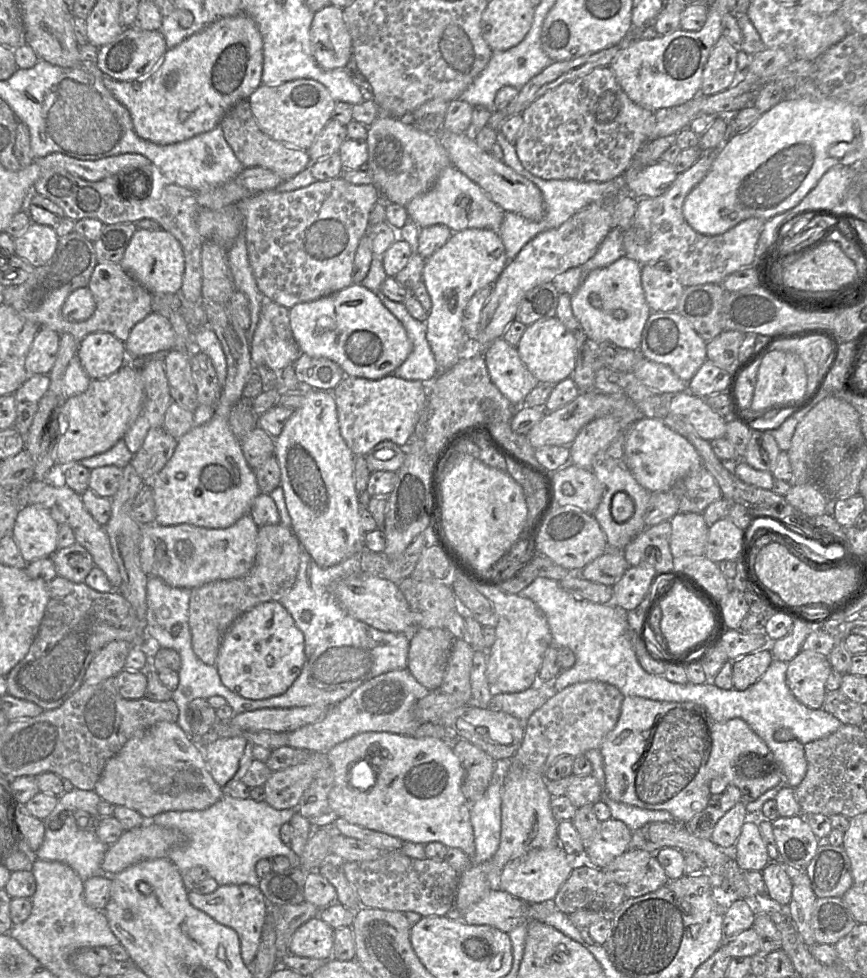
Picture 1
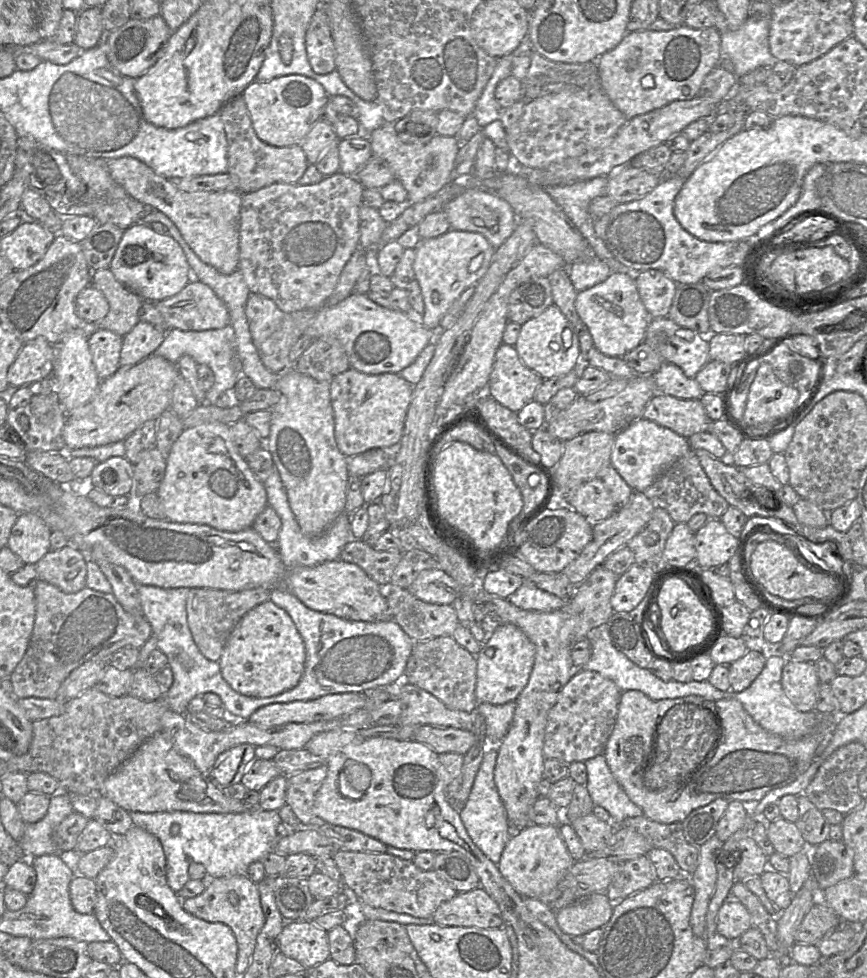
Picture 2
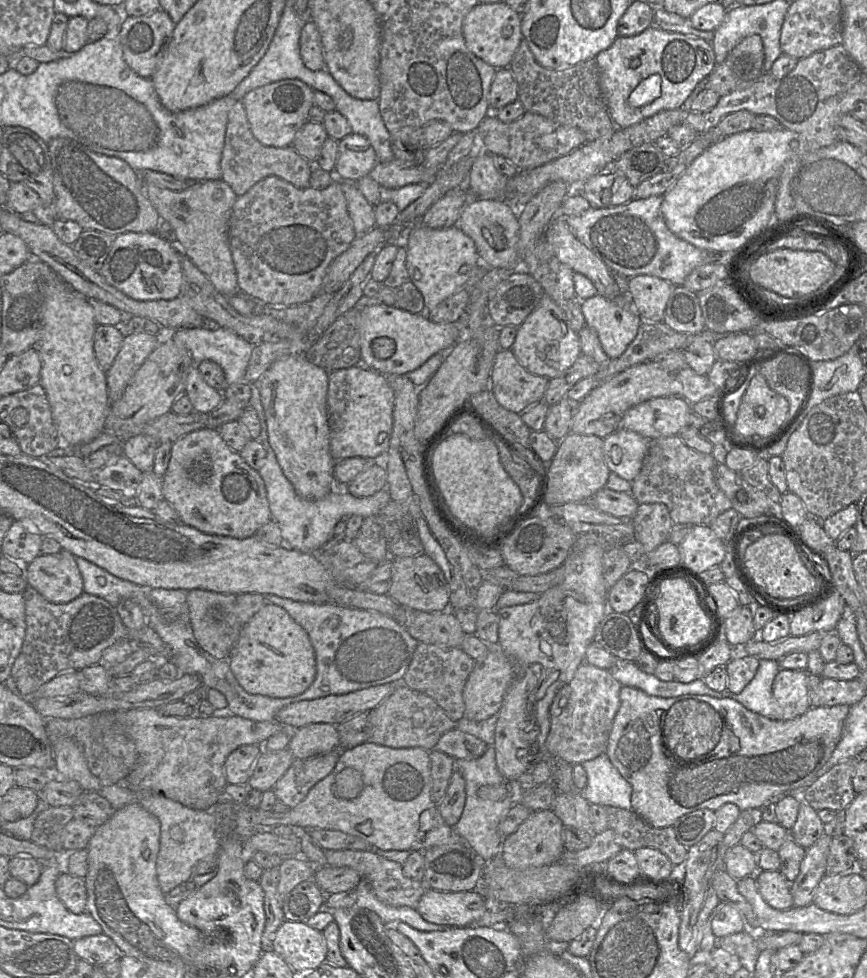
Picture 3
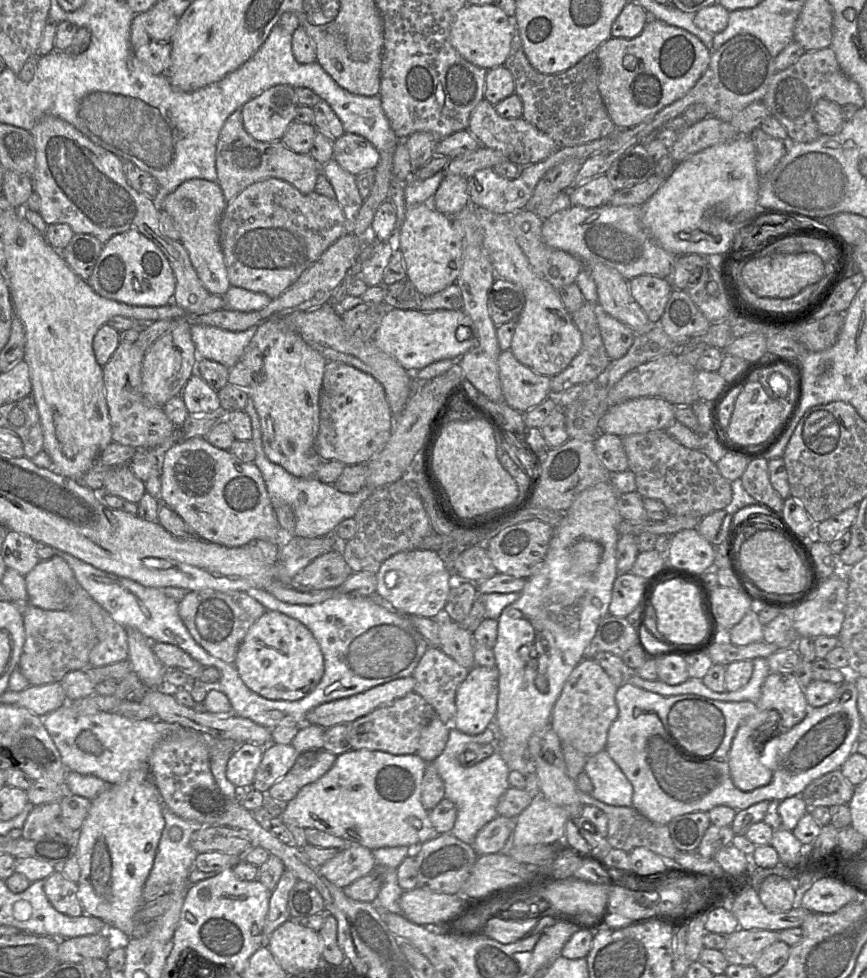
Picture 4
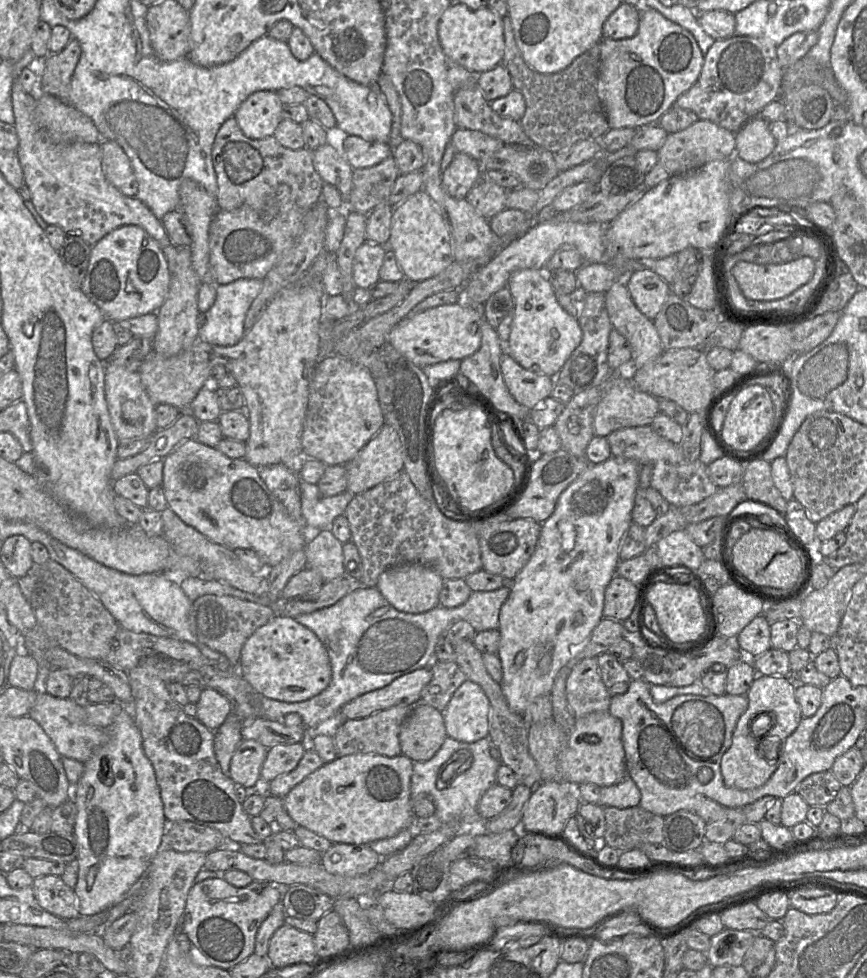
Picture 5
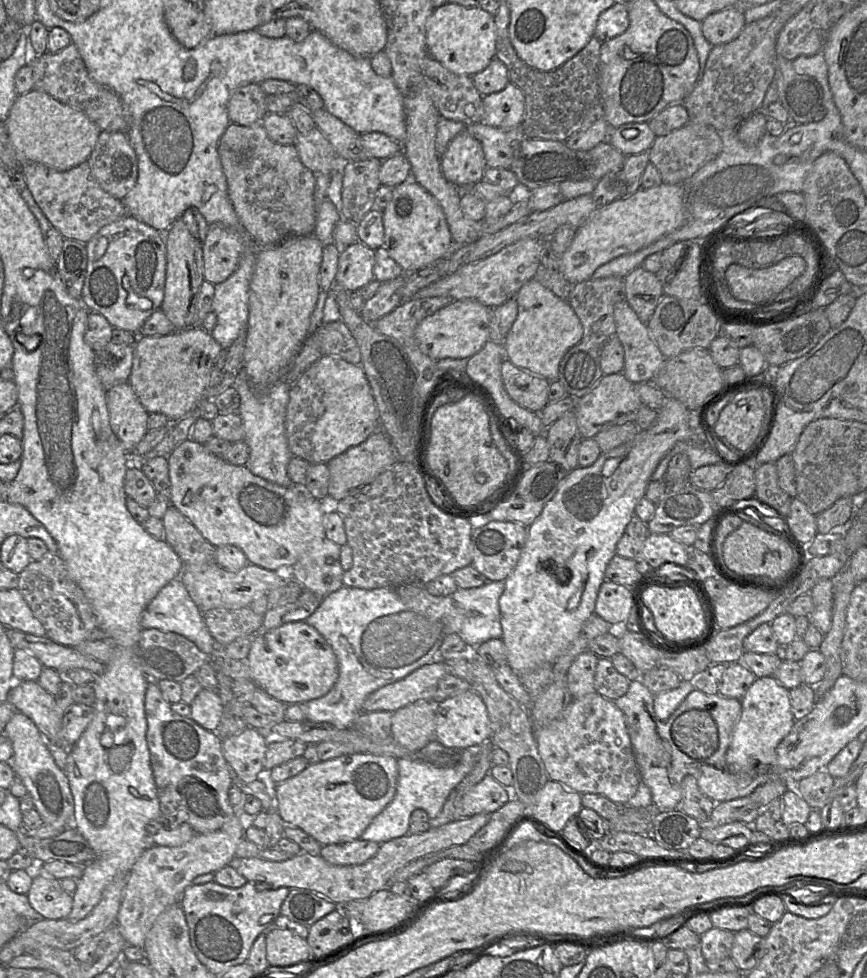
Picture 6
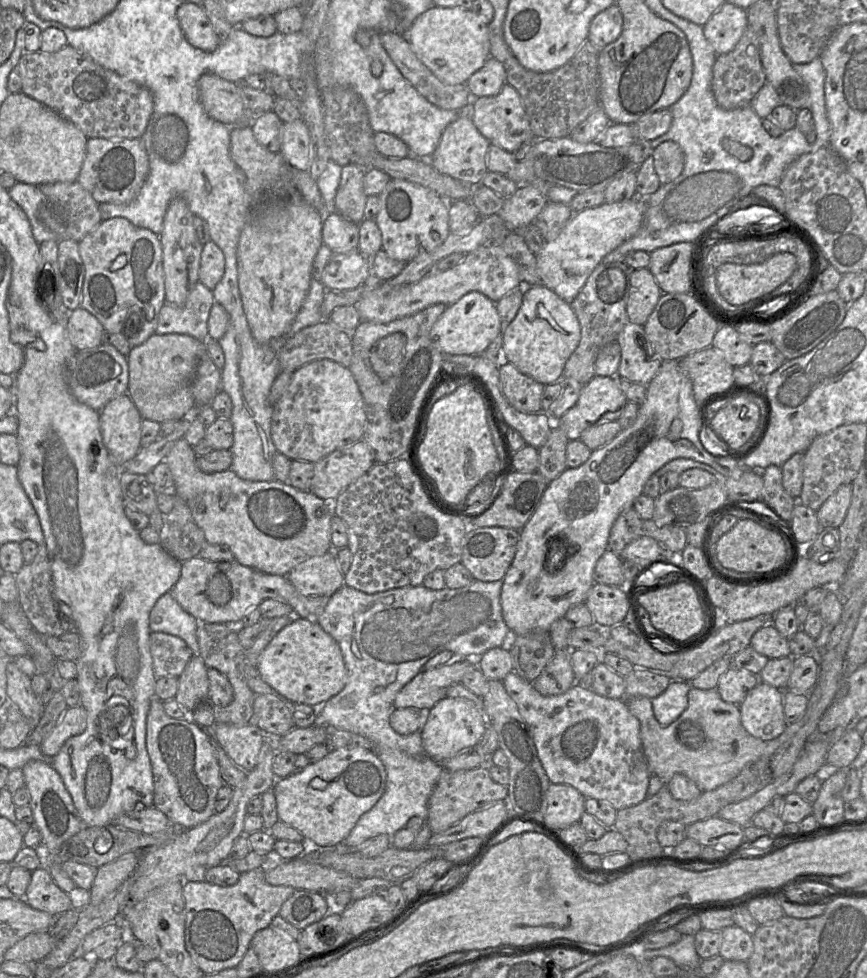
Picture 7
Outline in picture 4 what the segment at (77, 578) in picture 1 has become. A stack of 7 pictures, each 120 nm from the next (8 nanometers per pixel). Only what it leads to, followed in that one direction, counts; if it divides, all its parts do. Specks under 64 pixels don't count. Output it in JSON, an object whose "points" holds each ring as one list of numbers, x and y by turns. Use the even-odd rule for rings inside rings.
{"points":[[59,555,40,560,24,577,29,603,45,610,66,609,78,584,72,569]]}

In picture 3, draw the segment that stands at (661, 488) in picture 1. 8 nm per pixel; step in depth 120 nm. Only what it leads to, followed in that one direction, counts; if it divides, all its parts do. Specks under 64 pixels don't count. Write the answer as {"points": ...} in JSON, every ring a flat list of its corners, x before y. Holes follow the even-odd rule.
{"points":[[626,429,605,438,604,458,610,471,632,482,640,473,650,440]]}

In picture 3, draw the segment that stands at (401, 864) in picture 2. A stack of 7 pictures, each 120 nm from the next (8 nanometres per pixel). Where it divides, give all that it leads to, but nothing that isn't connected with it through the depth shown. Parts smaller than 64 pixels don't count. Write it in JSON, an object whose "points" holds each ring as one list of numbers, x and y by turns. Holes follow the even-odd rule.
{"points":[[326,850,327,865,333,867,349,867,358,872,360,880,367,880,376,897,384,904,393,907,408,906,416,909,417,904,427,888,418,880,404,875,402,865,376,854,372,850]]}

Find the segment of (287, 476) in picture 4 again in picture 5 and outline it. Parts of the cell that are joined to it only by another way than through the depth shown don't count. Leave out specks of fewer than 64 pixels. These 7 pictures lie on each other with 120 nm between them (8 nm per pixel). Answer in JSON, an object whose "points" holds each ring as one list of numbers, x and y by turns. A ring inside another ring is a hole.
{"points":[[299,478,301,512,303,523,311,531,329,529,334,519,344,515,348,504,356,496,349,491,324,497,317,484,310,484]]}

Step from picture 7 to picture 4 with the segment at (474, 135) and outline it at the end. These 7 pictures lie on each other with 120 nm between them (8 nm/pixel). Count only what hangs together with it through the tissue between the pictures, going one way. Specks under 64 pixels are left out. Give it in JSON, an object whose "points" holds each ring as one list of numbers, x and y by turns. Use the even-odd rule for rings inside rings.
{"points":[[445,175,429,202,438,212,452,217,470,204,468,179]]}

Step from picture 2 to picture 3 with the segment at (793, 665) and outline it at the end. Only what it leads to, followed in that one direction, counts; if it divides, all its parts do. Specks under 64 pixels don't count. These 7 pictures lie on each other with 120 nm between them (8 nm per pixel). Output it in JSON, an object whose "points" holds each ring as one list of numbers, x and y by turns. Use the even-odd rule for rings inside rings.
{"points":[[780,669,772,692,782,709,782,719,789,720,805,713,810,708,806,670]]}

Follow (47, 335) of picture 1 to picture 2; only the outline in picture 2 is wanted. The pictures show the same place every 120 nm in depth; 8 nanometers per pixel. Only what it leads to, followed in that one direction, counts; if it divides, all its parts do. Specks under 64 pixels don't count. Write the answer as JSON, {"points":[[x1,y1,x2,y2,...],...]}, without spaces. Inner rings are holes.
{"points":[[37,337,21,348,7,374,10,388,19,388,52,375,55,347,46,338]]}

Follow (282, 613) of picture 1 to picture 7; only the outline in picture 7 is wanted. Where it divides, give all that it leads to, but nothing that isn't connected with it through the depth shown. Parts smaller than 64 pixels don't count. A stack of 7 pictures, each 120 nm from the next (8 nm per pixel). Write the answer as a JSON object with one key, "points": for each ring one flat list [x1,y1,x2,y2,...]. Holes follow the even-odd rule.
{"points":[[294,617,260,654,256,667,262,679,291,704,319,708,338,694,347,681,347,670,337,642,315,619]]}

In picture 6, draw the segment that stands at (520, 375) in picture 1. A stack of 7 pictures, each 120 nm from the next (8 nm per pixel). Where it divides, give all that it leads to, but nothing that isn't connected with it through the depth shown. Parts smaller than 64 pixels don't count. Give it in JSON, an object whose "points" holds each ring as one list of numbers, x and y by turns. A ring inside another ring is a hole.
{"points":[[507,358,502,362,501,376,510,398,525,409,541,413,549,402,549,380,526,373]]}

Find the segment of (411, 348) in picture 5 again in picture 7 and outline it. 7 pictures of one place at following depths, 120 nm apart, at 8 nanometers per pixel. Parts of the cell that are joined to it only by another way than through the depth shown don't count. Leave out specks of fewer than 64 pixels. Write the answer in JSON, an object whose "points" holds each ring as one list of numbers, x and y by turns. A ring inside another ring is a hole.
{"points":[[472,291,454,304,447,306,432,327,430,340,443,354,481,355,489,344,502,333,503,326,496,309,496,303,482,293]]}

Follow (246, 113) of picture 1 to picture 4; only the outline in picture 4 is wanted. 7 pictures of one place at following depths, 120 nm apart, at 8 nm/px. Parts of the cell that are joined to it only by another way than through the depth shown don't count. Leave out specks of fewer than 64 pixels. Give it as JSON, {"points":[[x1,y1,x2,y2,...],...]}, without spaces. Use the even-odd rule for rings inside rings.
{"points":[[241,109,234,111,225,121,216,147,217,183,227,202,248,186,270,178,285,181,303,194,315,191,321,166,310,154,298,154,287,148,281,141,262,142,255,140,243,126]]}

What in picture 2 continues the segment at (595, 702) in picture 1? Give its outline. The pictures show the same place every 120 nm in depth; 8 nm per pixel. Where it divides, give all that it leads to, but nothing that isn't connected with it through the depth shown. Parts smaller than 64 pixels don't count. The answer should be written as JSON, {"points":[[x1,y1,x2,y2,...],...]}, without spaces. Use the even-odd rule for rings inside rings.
{"points":[[578,671,563,687,548,713,543,743,544,758,572,763,585,762,603,754,616,722,622,692,612,680,598,672]]}

